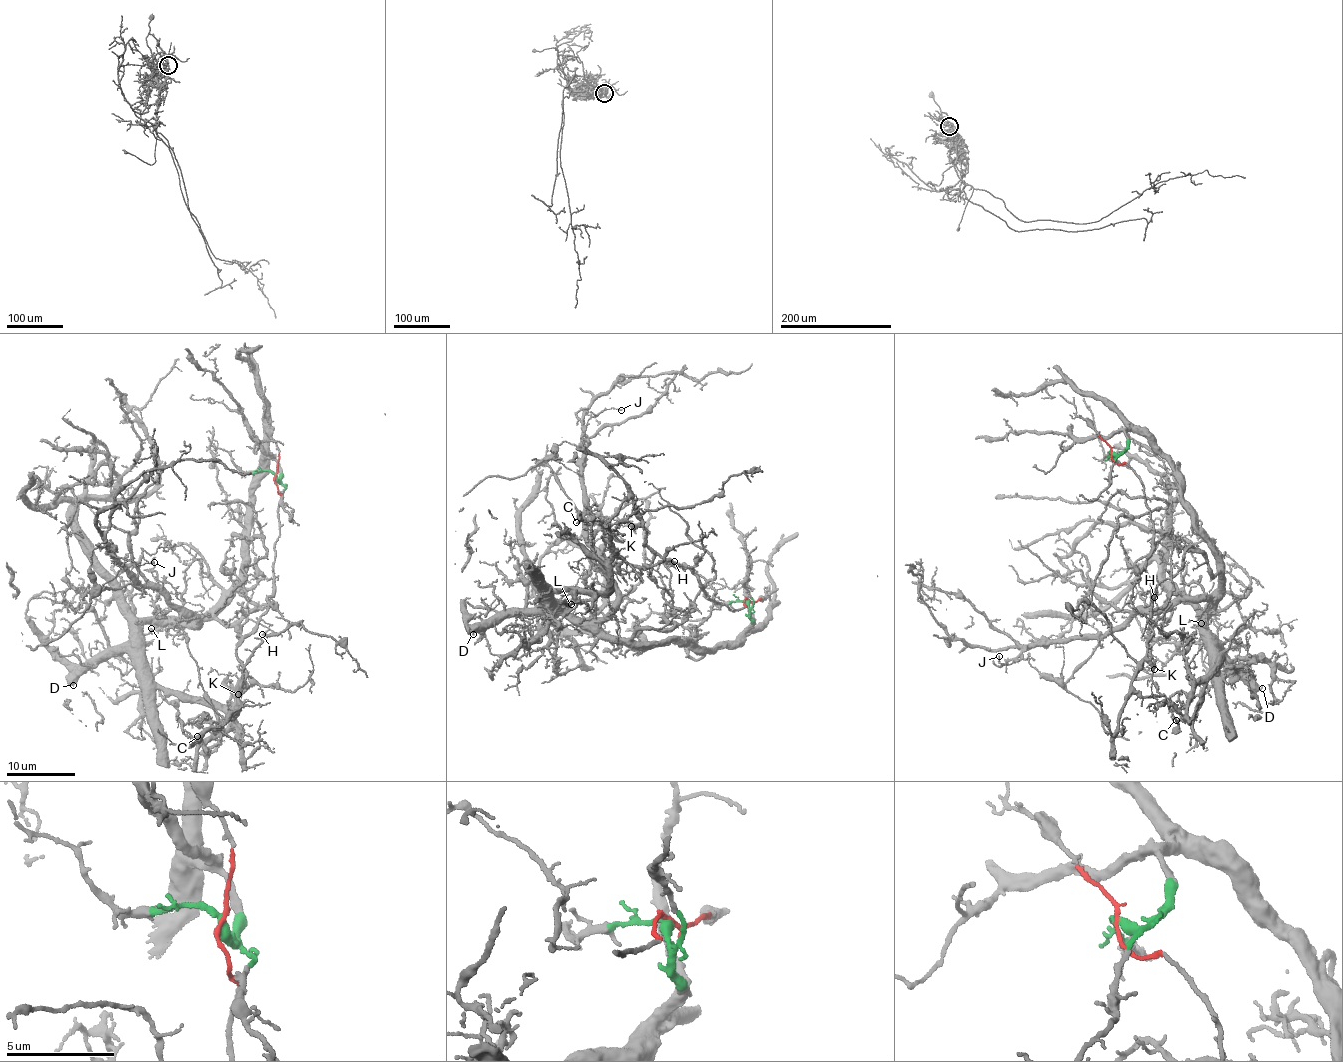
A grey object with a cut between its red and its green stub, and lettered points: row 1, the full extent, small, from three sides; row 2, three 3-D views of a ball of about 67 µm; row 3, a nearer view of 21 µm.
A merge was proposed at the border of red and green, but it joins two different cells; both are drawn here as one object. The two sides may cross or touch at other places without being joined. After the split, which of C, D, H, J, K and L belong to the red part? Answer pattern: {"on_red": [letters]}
{"on_red": ["C", "H", "K"]}

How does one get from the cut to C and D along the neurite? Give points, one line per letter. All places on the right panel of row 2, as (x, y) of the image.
C: (1112, 453), (1142, 483), (1152, 523), (1145, 572), (1153, 637), (1131, 686), (1164, 696), (1176, 720)
D: (1112, 453), (1137, 429), (1174, 468), (1222, 577), (1211, 636), (1262, 688)

